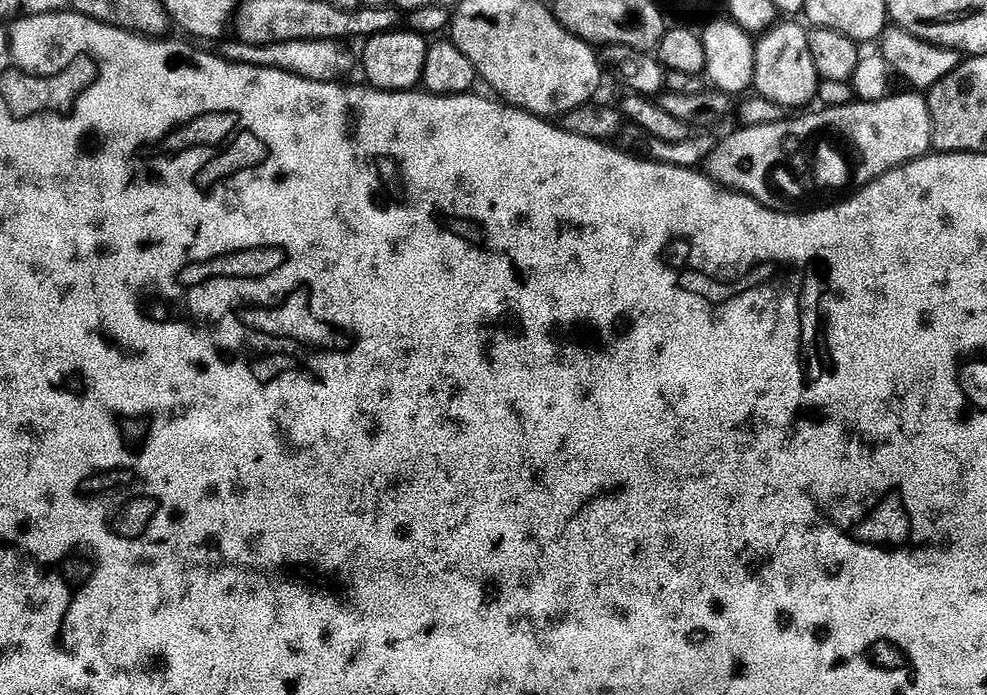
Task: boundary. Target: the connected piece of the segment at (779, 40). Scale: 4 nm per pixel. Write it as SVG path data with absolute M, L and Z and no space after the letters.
M776 22L755 41L756 61L752 82L755 95L792 110L810 103L822 87L822 81L810 54L809 29L803 23L796 24L800 22L784 23L788 24Z

